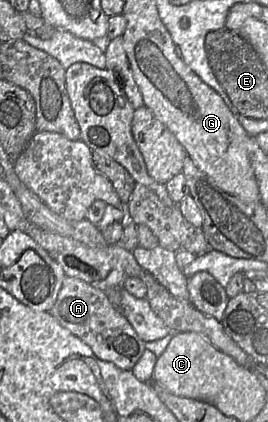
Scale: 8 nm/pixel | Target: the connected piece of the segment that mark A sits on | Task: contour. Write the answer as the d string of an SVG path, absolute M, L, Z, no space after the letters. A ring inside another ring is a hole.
M65 276L49 313L61 326L85 342L97 358L112 362L123 370L133 369L146 350L146 342L110 302L106 292L81 279Z

